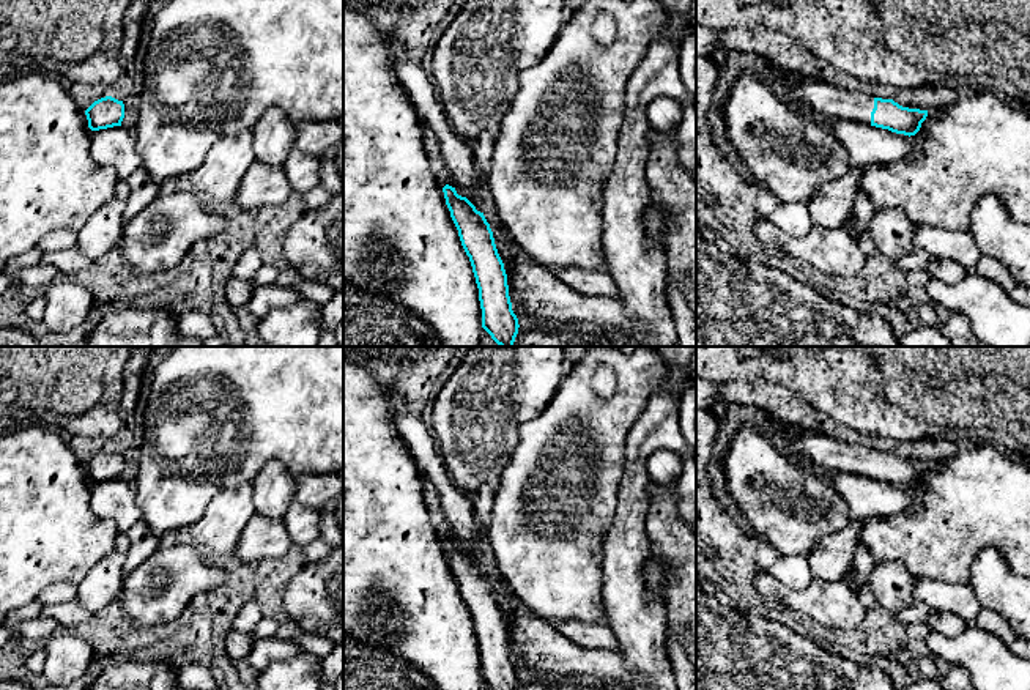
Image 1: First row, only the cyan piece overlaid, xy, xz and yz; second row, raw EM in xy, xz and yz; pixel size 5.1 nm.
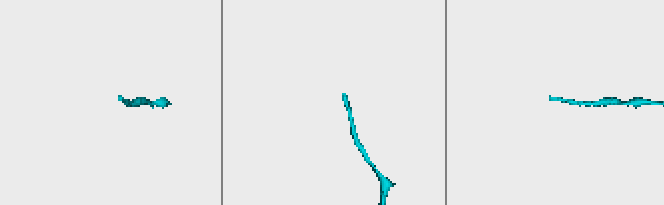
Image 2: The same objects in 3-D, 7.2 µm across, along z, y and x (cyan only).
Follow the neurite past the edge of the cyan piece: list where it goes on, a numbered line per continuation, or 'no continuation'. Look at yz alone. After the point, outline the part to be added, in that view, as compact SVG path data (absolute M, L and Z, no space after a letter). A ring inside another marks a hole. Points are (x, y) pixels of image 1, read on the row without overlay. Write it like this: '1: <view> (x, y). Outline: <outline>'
1: yz (818, 449). Outline: M769 422L767 427L778 446L789 457L803 458L811 466L830 469L835 474L858 474L871 477L871 465L874 462L874 449L871 447L858 443L839 441L821 433L819 430L805 430L797 425L789 425L784 433L778 428L772 428Z

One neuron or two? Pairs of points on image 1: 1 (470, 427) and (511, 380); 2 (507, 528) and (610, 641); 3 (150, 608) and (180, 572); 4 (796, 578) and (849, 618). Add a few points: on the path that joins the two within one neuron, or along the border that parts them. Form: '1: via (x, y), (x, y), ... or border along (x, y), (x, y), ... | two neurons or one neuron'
1: via (476, 416), (500, 391) | one neuron
2: border along (558, 619), (583, 619), (605, 624) | two neurons
3: via (159, 599), (170, 591), (174, 582) | one neuron
4: border along (770, 575), (792, 589), (803, 589), (815, 578) | two neurons

